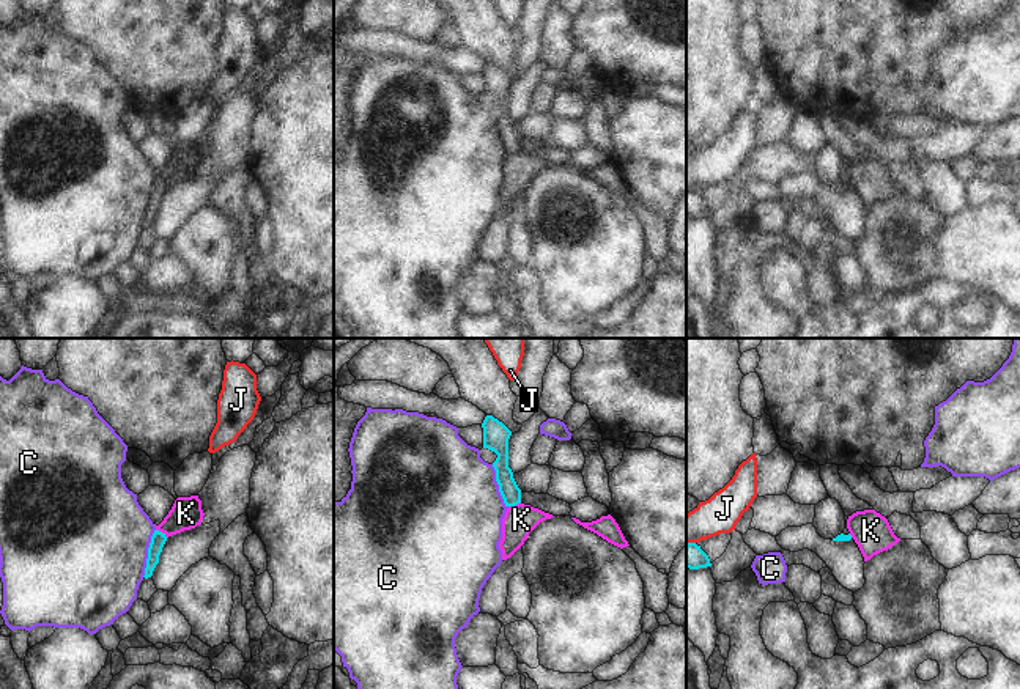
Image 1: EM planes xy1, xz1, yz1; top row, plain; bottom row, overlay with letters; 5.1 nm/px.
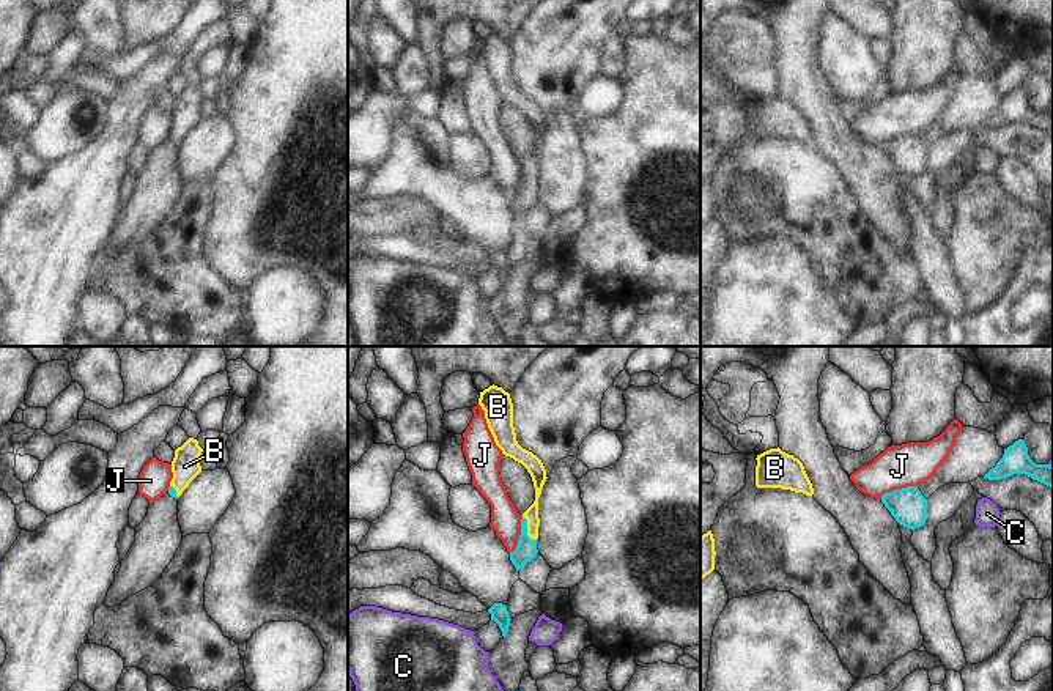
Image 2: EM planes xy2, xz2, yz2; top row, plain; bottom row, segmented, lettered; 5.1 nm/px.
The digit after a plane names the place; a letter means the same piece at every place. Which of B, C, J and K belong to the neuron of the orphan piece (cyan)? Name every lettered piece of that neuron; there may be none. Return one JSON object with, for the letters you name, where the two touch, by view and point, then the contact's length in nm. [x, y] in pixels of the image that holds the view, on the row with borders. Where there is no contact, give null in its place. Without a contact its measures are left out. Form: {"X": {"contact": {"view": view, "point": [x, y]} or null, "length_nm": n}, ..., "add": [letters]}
{"B": {"contact": {"view": "xz2", "point": [526, 529]}, "length_nm": 140}, "add": ["B"]}

